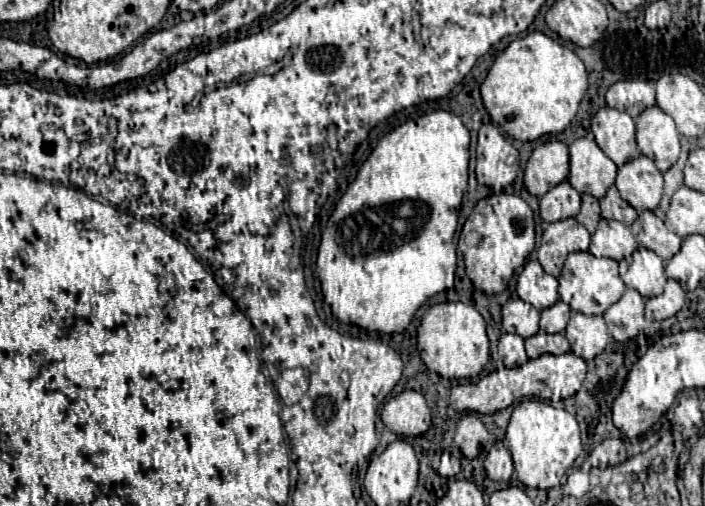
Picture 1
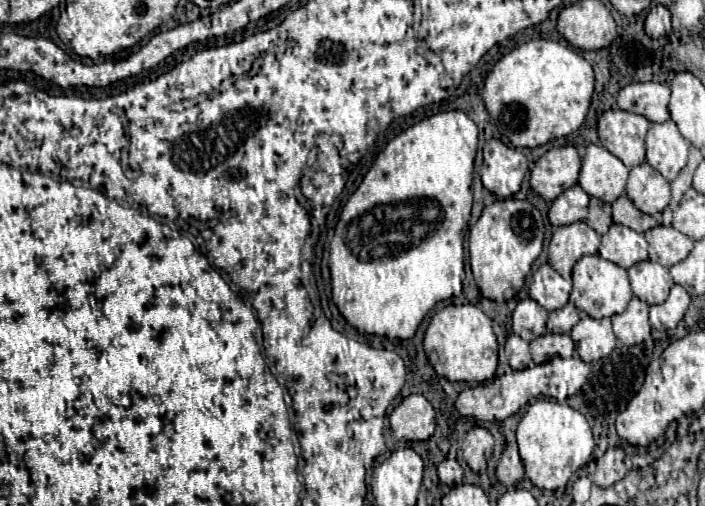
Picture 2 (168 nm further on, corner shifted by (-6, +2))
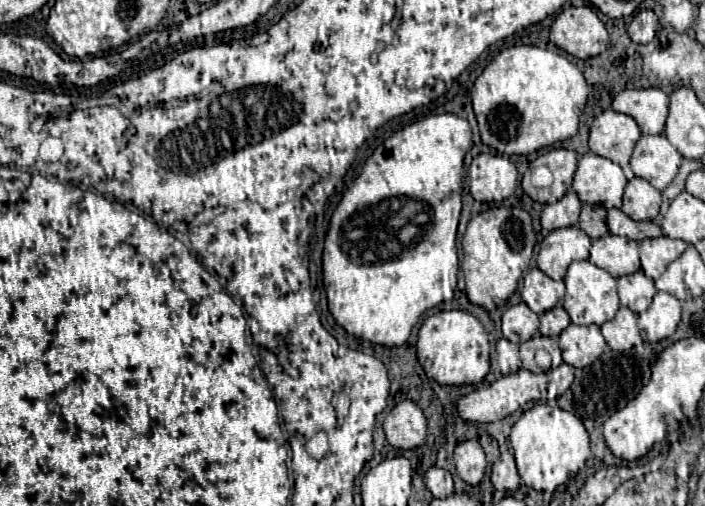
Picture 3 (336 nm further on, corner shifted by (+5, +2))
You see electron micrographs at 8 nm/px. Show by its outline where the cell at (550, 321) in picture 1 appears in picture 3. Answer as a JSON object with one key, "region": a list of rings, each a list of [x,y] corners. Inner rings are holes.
{"region":[[[557,304],[555,308],[543,312],[539,318],[541,318],[541,328],[539,328],[539,332],[541,332],[543,336],[559,336],[559,334],[569,326],[569,322],[571,322],[571,318],[569,318],[569,314],[565,312],[563,304]]]}

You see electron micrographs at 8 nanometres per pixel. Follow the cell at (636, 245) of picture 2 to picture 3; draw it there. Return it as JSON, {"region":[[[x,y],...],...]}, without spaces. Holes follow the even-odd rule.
{"region":[[[605,234],[593,240],[589,262],[607,270],[615,278],[629,272],[637,272],[641,268],[637,242],[625,236],[615,236],[615,234]]]}

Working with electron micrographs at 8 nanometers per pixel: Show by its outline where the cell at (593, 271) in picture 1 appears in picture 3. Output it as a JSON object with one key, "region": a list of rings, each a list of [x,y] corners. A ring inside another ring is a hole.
{"region":[[[587,260],[573,262],[567,270],[565,286],[567,286],[567,292],[563,298],[563,306],[565,306],[567,314],[571,316],[573,324],[581,324],[581,326],[597,324],[597,326],[601,326],[603,322],[611,320],[617,314],[617,308],[619,308],[617,280],[609,272],[605,272],[603,268],[587,262]]]}

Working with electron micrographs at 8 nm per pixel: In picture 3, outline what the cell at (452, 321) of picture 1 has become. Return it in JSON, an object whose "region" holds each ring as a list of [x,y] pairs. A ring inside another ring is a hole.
{"region":[[[443,310],[429,316],[417,334],[417,358],[425,374],[439,384],[481,384],[489,372],[489,340],[483,324],[465,310]]]}

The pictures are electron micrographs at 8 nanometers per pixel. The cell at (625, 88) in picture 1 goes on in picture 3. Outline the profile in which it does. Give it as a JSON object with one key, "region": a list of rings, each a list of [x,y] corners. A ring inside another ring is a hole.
{"region":[[[627,88],[613,98],[613,110],[635,118],[643,134],[663,134],[669,96],[661,88]]]}

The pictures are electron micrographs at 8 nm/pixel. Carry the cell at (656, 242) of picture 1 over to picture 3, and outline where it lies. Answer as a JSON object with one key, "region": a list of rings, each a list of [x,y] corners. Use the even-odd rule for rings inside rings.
{"region":[[[659,236],[659,238],[645,238],[639,242],[639,256],[641,256],[641,270],[657,280],[665,268],[679,256],[685,252],[689,244],[685,244],[683,240],[673,240],[667,236]]]}

